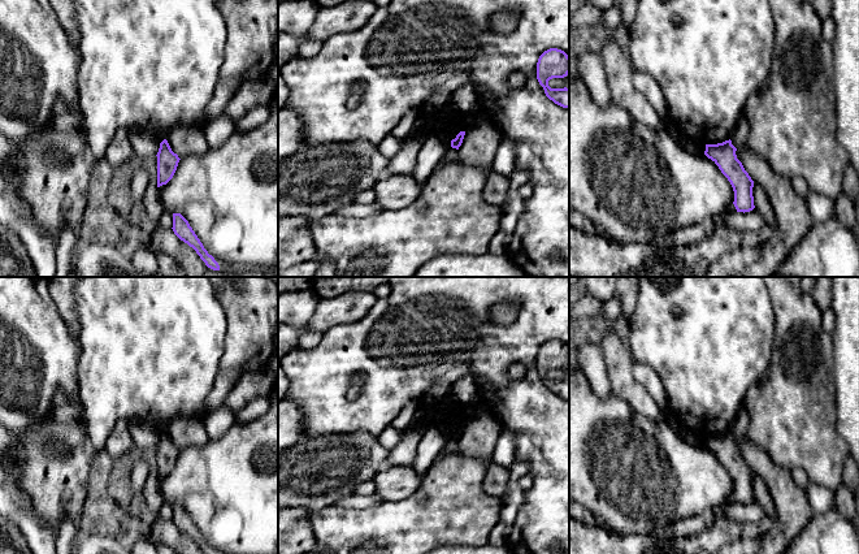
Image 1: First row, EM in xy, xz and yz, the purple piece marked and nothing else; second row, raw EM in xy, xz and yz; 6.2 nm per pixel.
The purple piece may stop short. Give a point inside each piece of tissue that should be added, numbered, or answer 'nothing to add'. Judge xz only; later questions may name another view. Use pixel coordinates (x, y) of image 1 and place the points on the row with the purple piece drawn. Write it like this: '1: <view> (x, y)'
nothing to add

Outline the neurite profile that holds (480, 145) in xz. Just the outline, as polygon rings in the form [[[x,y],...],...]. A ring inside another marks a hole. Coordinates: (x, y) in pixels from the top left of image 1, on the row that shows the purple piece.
[[[477,120],[467,130],[463,143],[457,150],[457,164],[482,168],[489,172],[483,189],[483,200],[496,207],[507,204],[511,189],[509,177],[502,176],[491,168],[500,139],[499,131],[491,122]]]

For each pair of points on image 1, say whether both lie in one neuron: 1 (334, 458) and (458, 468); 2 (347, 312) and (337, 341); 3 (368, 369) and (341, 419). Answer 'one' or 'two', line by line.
1: two
2: two
3: one

